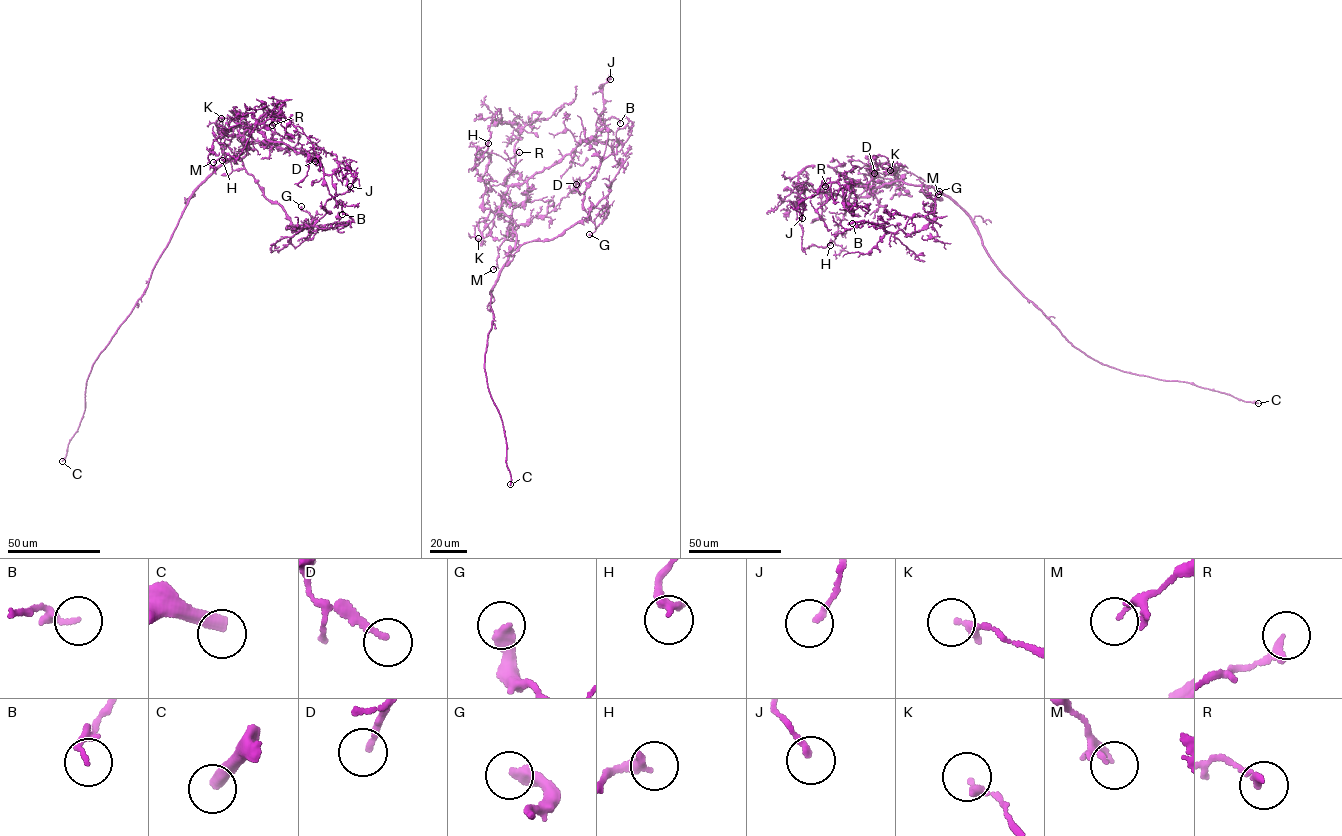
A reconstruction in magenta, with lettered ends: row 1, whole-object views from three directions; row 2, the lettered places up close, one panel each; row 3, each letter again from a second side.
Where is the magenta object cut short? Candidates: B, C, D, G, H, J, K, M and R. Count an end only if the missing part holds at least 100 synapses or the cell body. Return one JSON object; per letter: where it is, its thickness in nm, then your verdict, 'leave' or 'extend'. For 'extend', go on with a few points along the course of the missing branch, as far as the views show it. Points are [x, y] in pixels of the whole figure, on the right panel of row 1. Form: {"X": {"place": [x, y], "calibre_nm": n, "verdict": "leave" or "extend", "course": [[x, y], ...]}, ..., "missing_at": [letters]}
{"B": {"place": [852, 223], "calibre_nm": 110, "verdict": "leave"}, "C": {"place": [1258, 403], "calibre_nm": 400, "verdict": "extend", "course": [[1258, 403], [1288, 417], [1304, 435]]}, "D": {"place": [874, 173], "calibre_nm": 180, "verdict": "leave"}, "G": {"place": [939, 191], "calibre_nm": 380, "verdict": "leave"}, "H": {"place": [830, 245], "calibre_nm": 300, "verdict": "leave"}, "J": {"place": [802, 218], "calibre_nm": 180, "verdict": "leave"}, "K": {"place": [890, 170], "calibre_nm": 280, "verdict": "leave"}, "M": {"place": [938, 194], "calibre_nm": 100, "verdict": "leave"}, "R": {"place": [825, 186], "calibre_nm": 200, "verdict": "leave"}, "missing_at": ["C"]}

